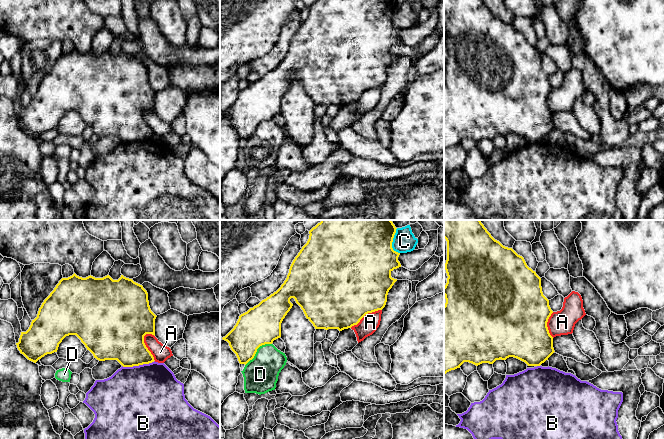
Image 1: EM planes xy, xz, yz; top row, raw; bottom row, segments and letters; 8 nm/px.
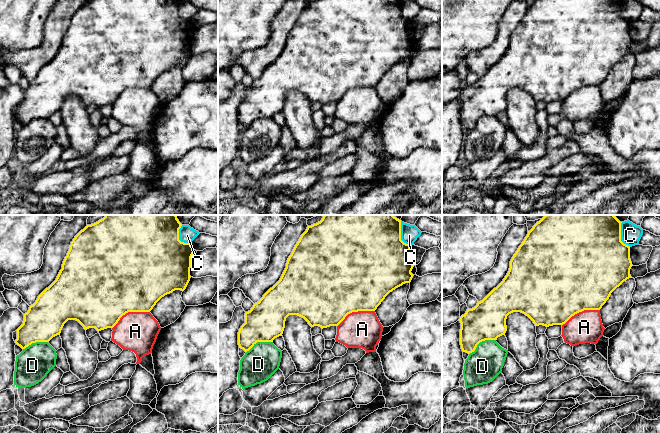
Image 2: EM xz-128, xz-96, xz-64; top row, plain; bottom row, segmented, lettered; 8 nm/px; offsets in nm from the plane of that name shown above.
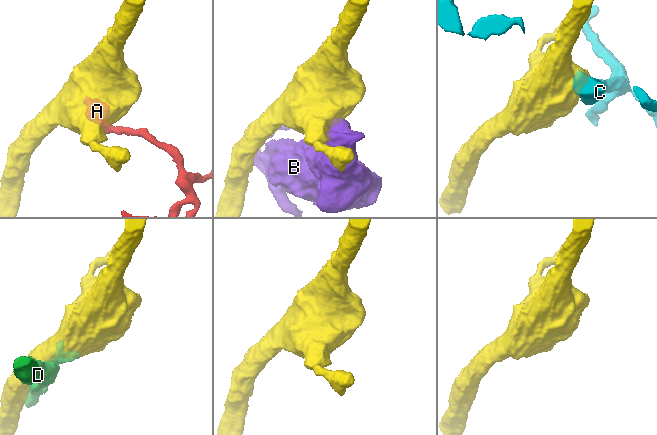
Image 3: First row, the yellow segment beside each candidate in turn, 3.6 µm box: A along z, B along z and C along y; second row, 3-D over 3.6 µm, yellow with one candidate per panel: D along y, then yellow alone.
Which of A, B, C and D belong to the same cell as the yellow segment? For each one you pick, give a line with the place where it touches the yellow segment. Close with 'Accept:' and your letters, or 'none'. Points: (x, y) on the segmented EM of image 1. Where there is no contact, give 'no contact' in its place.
Accept: none

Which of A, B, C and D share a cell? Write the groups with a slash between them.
A / B / C / D

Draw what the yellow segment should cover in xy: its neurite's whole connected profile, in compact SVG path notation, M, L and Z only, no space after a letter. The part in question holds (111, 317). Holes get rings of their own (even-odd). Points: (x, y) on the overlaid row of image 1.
M74 273L59 281L29 329L21 332L16 345L21 354L36 363L45 355L57 352L66 336L76 335L99 361L117 360L123 367L139 366L155 361L144 343L144 336L155 336L156 317L150 309L147 291L132 279L123 275L118 280L109 275L82 278Z

